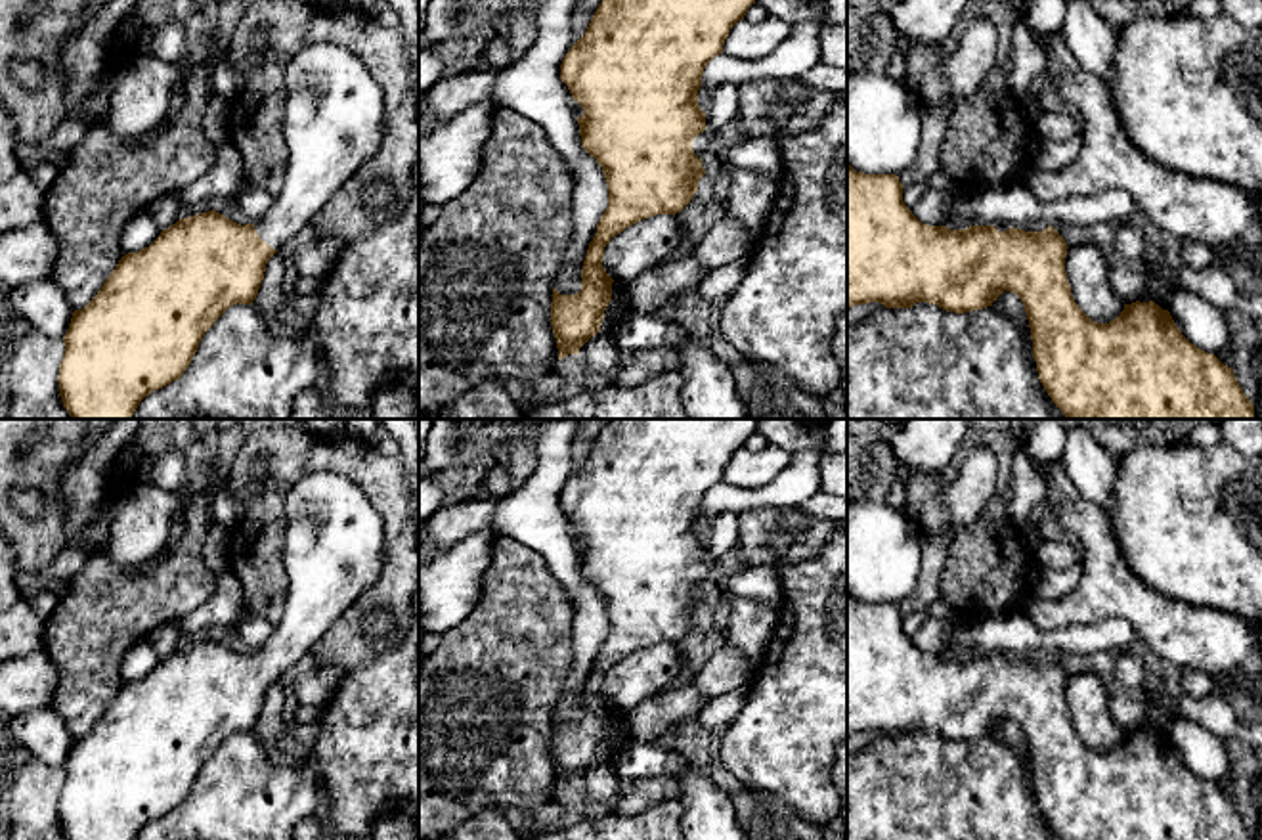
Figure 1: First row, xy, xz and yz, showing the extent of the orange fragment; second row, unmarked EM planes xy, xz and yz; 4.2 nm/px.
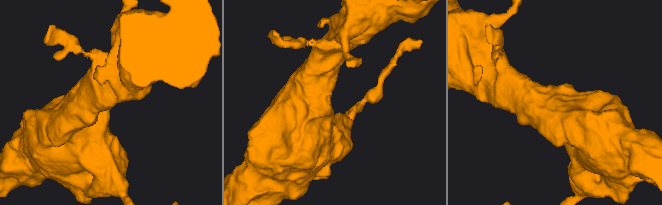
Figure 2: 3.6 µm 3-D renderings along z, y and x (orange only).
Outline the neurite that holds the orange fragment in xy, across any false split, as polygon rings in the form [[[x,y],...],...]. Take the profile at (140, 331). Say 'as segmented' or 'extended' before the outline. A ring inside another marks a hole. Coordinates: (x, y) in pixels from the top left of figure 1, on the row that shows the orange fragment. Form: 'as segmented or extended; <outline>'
extended; [[[314,42],[302,46],[285,67],[283,138],[289,147],[285,184],[273,205],[256,224],[237,224],[216,210],[180,218],[145,249],[124,254],[98,295],[75,310],[63,337],[59,396],[73,419],[132,419],[140,402],[189,367],[201,339],[233,304],[252,304],[266,264],[306,230],[312,218],[335,197],[352,172],[359,170],[381,147],[384,134],[384,92],[363,61],[342,46]]]

